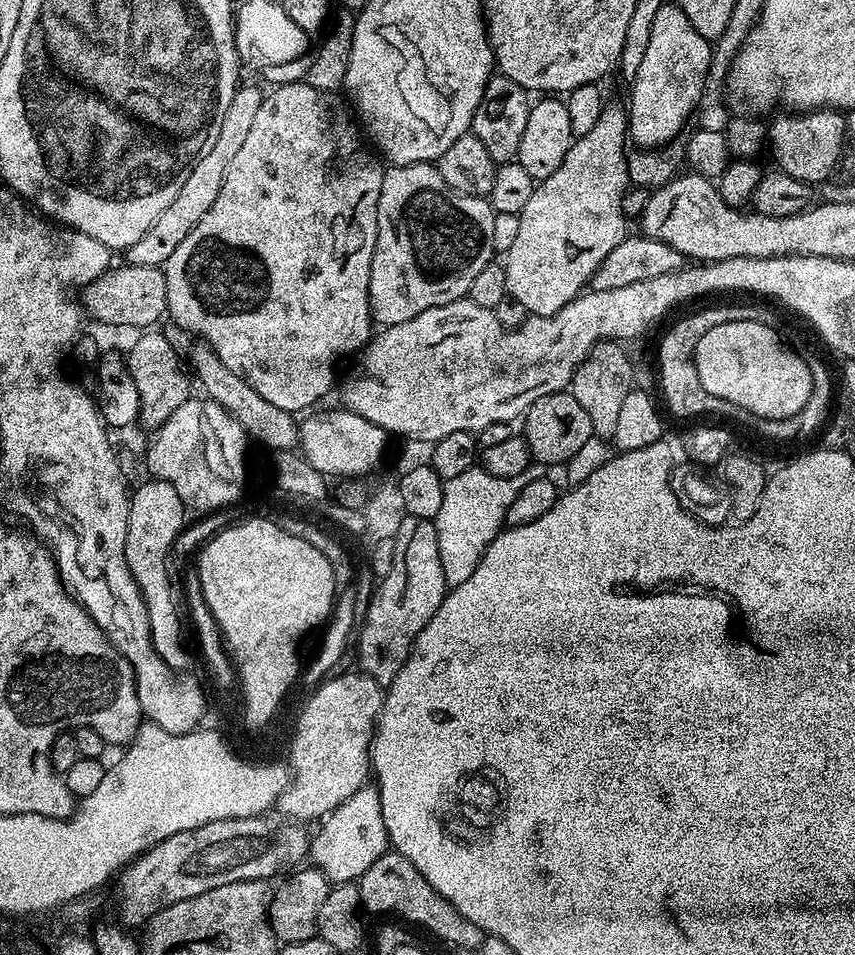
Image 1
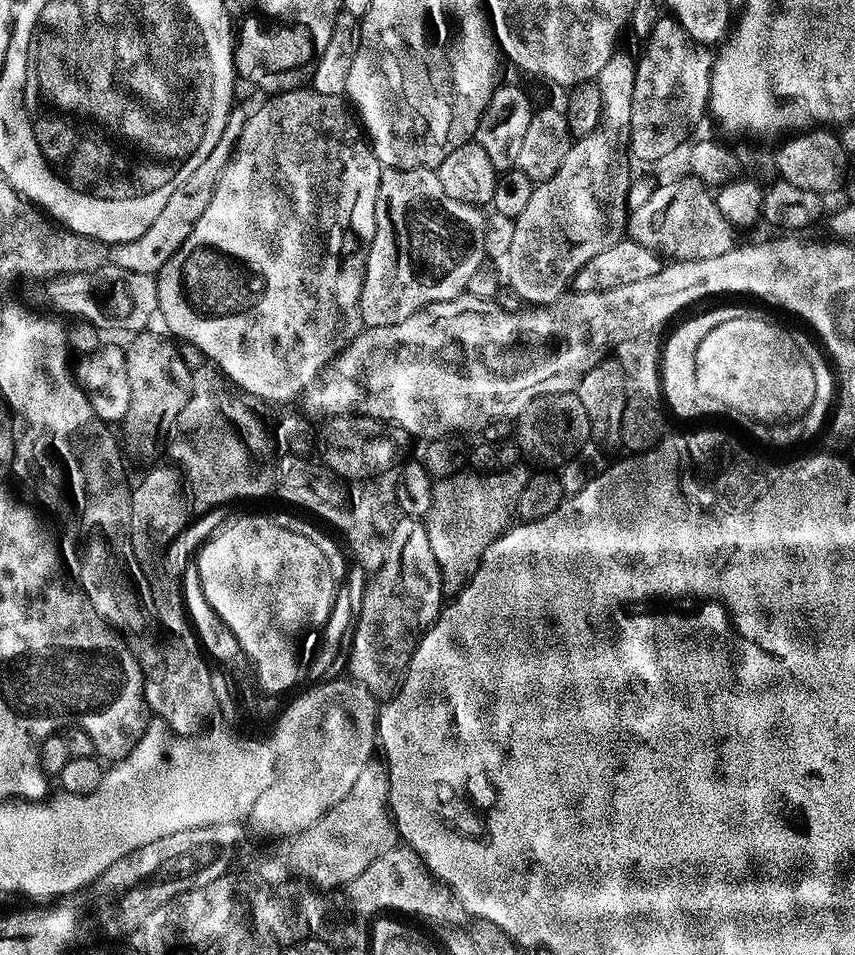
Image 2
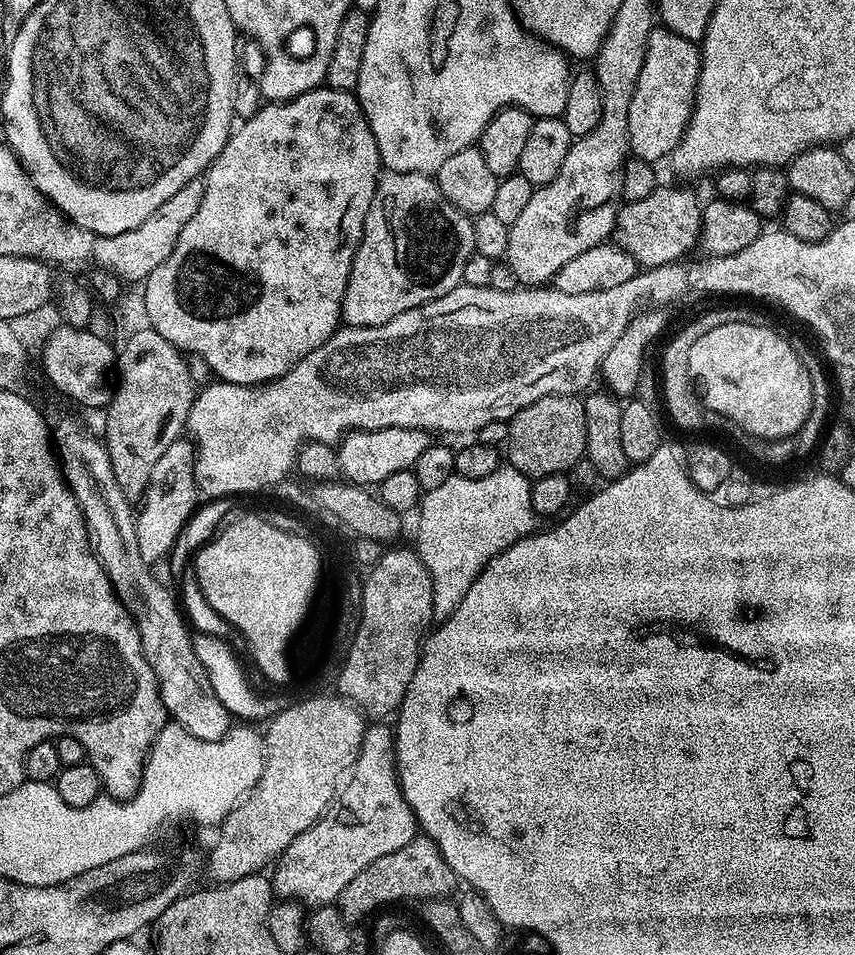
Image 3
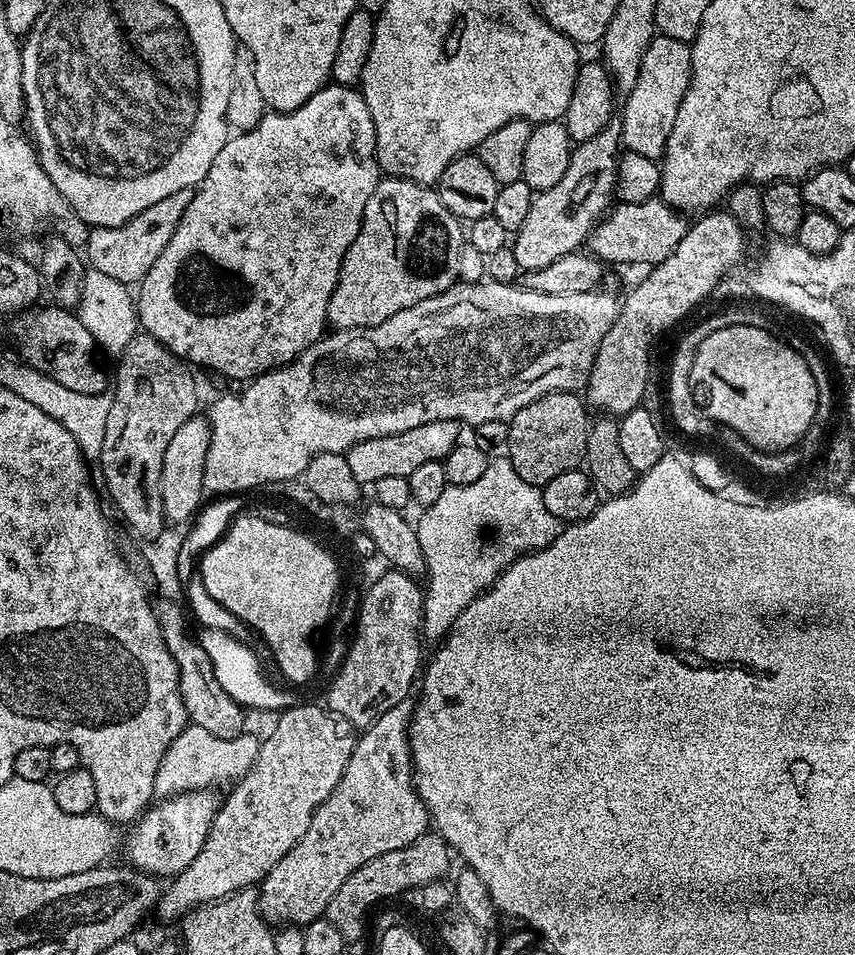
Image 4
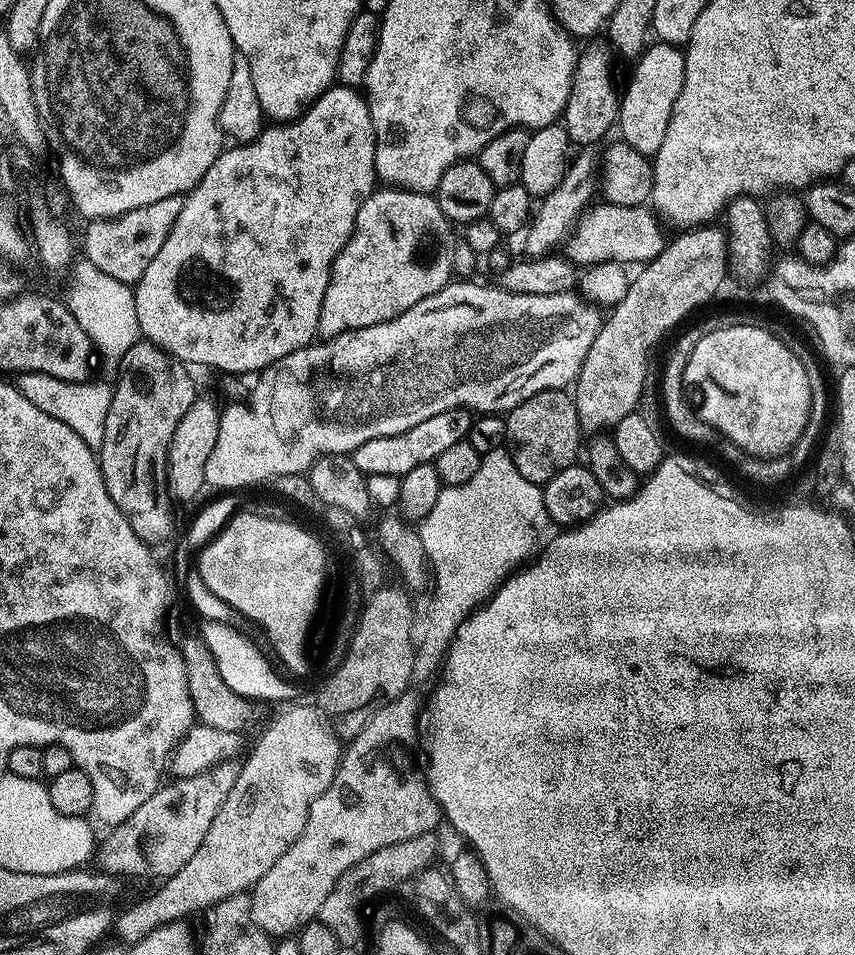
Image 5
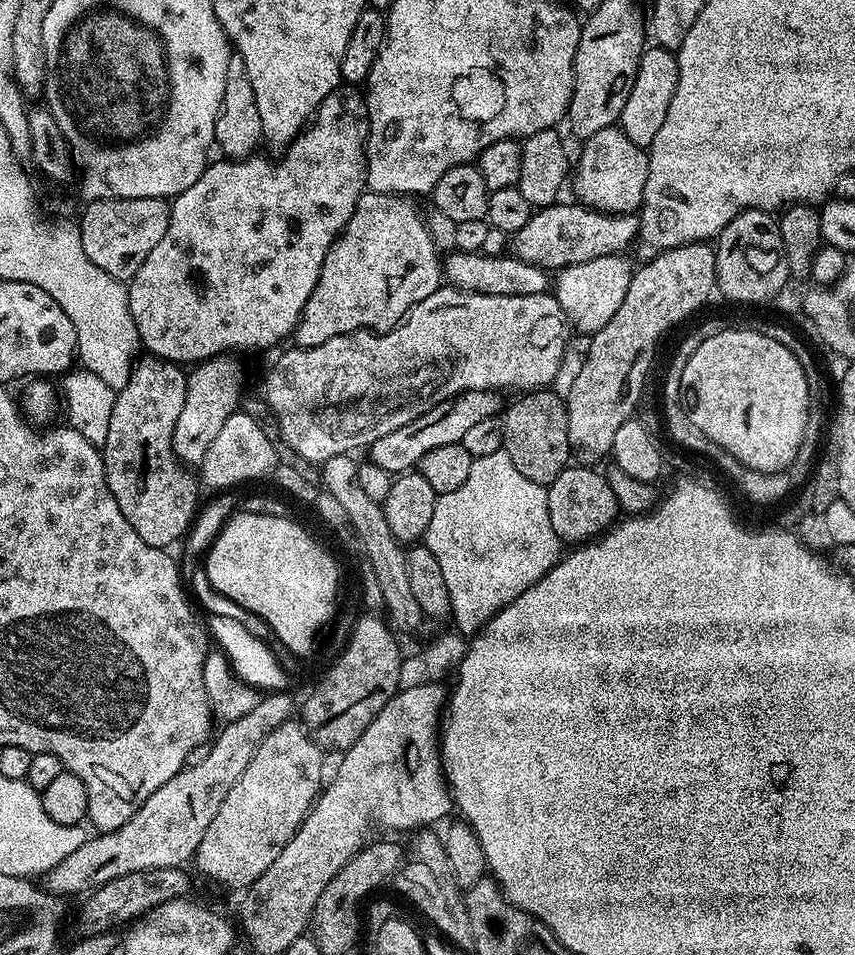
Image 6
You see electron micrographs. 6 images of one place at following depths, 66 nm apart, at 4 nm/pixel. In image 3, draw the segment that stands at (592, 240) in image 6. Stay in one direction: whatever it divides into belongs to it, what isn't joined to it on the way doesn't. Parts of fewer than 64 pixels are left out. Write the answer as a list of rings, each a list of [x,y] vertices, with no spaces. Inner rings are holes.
[[[657,186],[653,192],[646,194],[641,200],[629,200],[621,207],[616,216],[614,242],[622,250],[626,250],[636,260],[637,265],[645,269],[661,268],[663,264],[674,264],[685,259],[691,248],[697,247],[702,235],[702,204],[696,201],[692,192],[684,188],[664,188]]]

